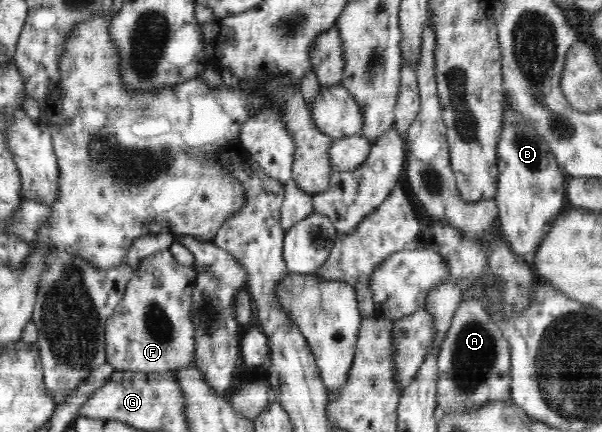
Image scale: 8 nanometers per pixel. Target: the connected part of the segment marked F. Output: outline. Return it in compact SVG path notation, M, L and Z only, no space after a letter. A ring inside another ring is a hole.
M169 249L144 256L128 280L124 298L112 316L108 317L105 326L105 363L112 366L114 371L126 370L145 375L174 373L195 364L196 327L190 314L195 284L195 269L178 264Z

